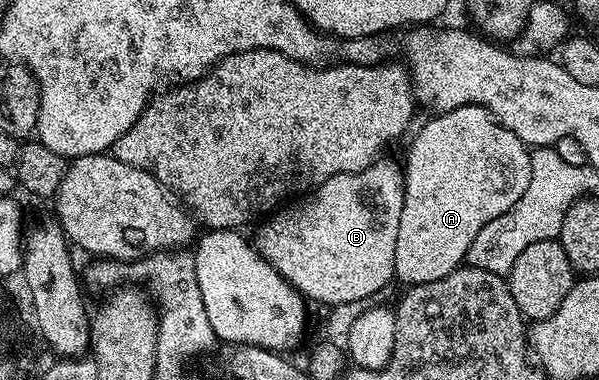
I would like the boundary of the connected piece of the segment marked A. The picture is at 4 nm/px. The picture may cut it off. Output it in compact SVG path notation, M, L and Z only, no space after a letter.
M459 106L433 116L414 137L404 162L404 193L394 257L395 276L406 286L440 280L460 266L477 233L521 199L532 177L531 151L512 130L496 122L487 108Z

